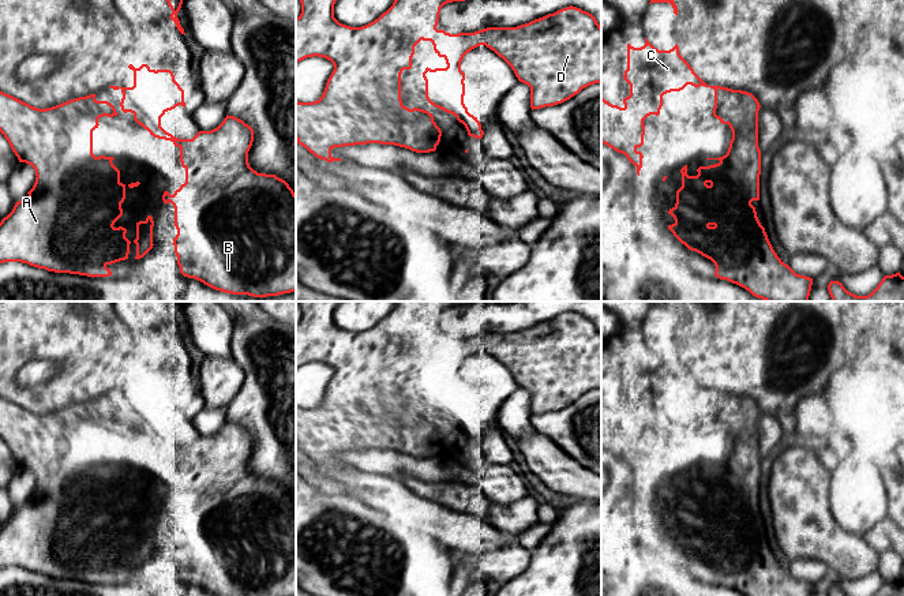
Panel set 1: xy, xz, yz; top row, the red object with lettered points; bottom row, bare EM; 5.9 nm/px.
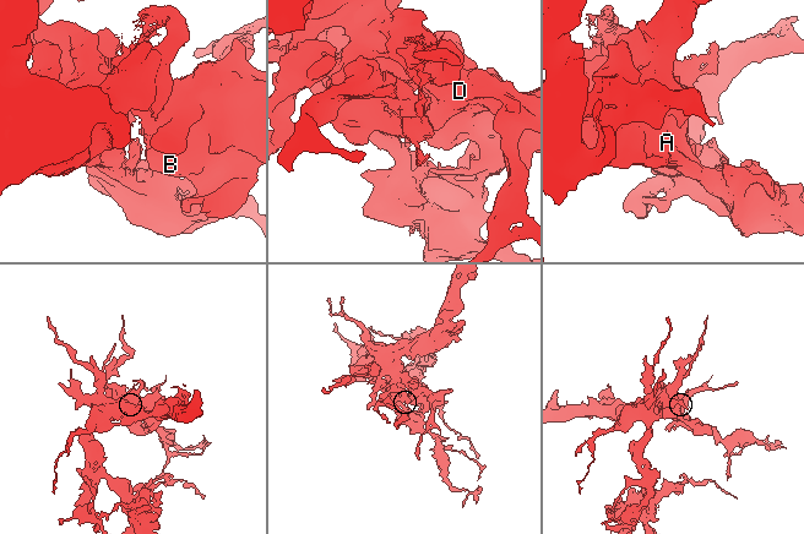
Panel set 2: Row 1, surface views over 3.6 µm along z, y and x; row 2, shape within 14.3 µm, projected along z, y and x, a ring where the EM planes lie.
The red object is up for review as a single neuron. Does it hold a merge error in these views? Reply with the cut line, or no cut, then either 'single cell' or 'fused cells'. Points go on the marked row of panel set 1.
no cut; single cell

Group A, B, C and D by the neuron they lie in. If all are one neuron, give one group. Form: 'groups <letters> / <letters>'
groups A B C D

